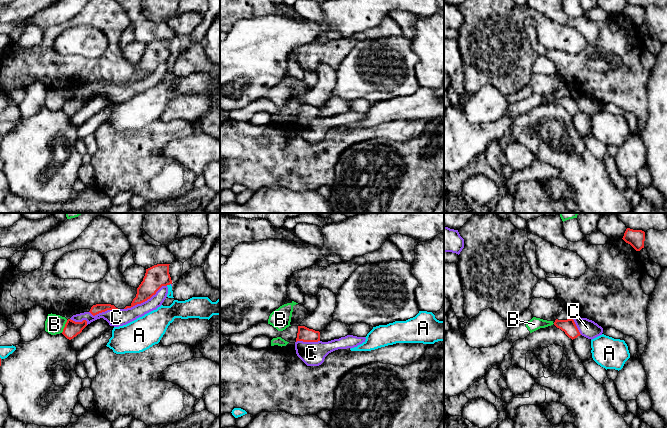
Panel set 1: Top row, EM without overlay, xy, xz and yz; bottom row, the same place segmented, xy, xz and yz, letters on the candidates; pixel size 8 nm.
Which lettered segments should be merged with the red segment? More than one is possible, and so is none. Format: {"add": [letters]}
{"add": []}

